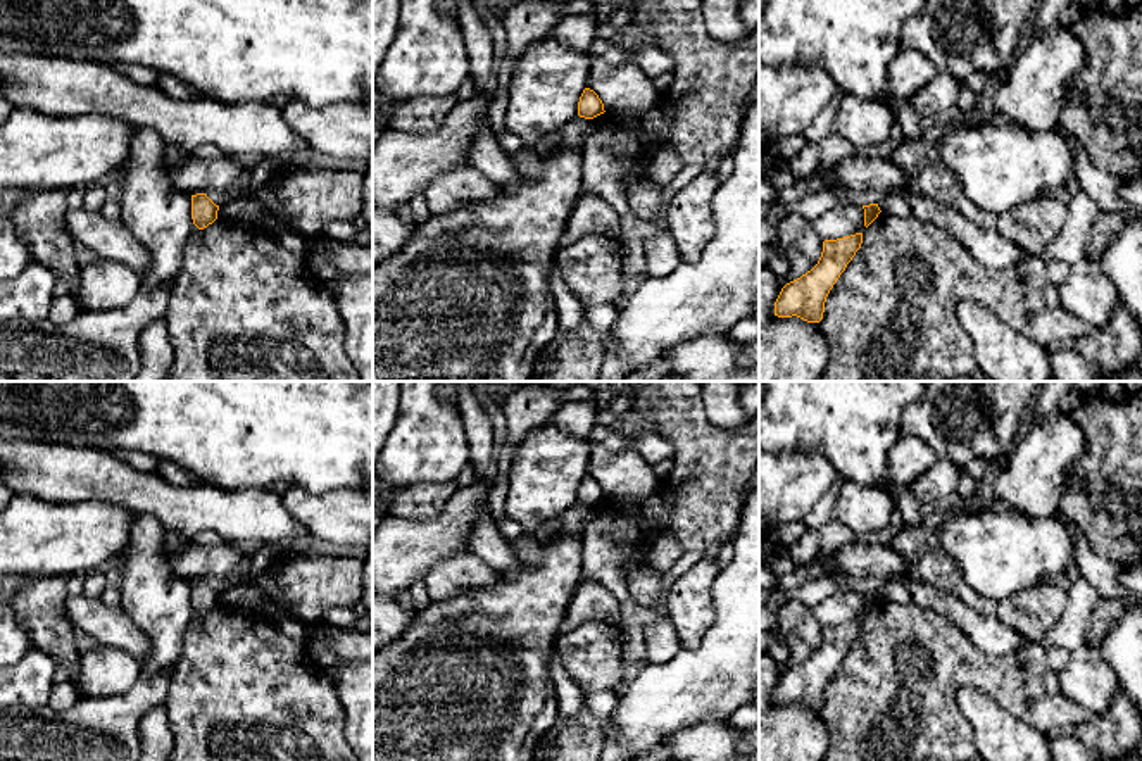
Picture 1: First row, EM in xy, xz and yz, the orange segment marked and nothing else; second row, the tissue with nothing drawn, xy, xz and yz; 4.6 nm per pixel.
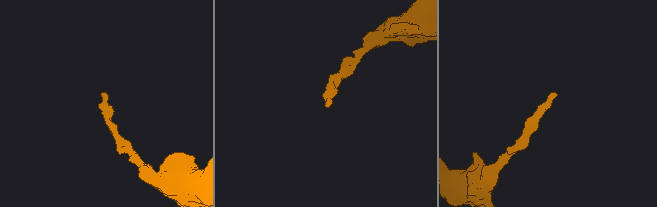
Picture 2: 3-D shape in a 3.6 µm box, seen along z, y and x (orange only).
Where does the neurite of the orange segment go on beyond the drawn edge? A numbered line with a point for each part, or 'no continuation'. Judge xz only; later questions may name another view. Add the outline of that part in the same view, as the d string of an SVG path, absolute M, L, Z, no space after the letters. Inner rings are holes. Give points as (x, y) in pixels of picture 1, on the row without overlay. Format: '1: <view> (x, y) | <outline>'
no continuation

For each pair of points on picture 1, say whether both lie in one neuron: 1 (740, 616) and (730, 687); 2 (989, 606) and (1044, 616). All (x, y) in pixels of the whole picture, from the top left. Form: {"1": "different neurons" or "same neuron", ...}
{"1": "same neuron", "2": "different neurons"}

